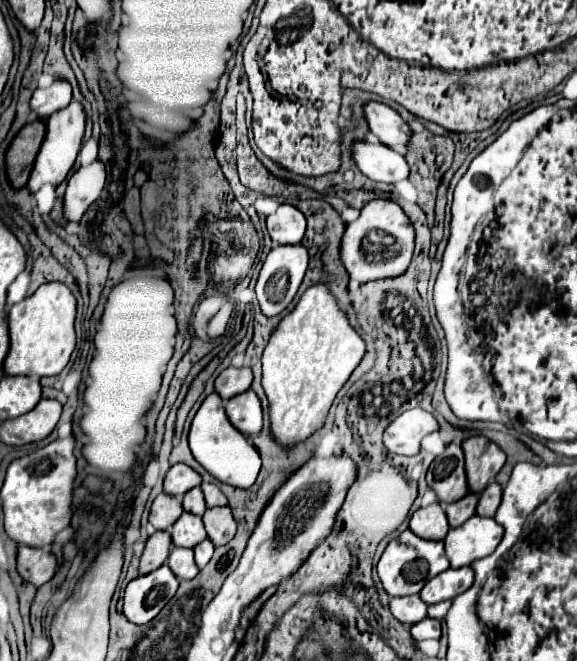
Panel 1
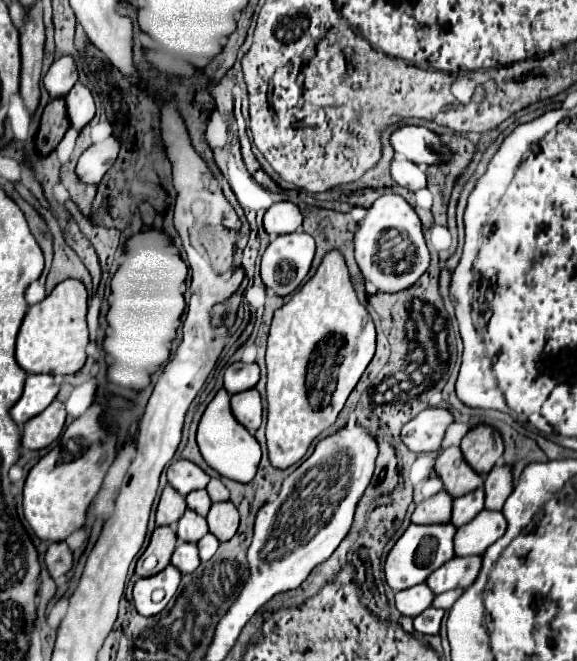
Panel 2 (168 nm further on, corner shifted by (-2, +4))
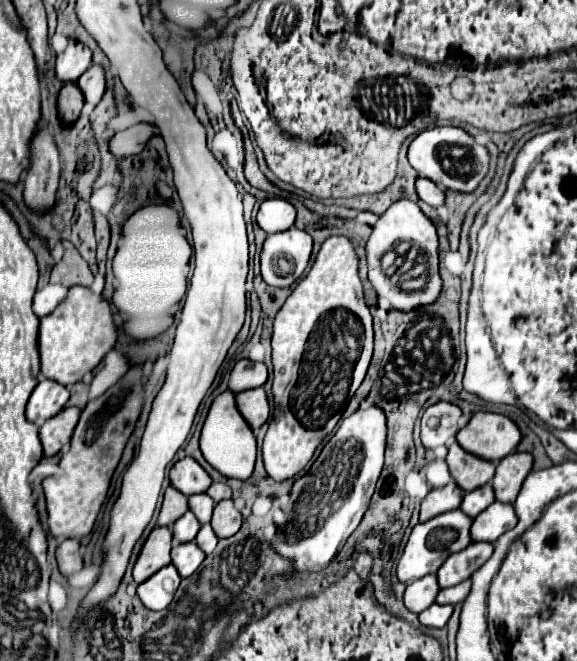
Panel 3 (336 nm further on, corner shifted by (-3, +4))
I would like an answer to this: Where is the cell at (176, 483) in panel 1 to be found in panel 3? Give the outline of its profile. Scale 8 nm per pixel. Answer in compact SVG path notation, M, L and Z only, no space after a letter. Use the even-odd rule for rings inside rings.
M182 457L172 465L170 481L184 495L208 491L208 487L212 485L210 475L192 457Z

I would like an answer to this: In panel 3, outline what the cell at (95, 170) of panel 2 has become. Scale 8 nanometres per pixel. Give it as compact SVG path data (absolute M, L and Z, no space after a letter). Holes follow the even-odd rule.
M148 123L128 127L128 129L112 135L112 139L108 141L108 149L114 157L136 155L144 149L144 145L152 133L156 133L156 129L154 129L154 125L148 125Z

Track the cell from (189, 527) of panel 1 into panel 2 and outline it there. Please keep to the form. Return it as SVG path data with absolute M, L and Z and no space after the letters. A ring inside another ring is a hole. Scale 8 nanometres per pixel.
M187 509L183 513L183 517L179 519L179 523L177 523L177 537L181 541L197 543L207 531L209 531L207 521L201 515L197 515L195 511L191 511L191 509Z

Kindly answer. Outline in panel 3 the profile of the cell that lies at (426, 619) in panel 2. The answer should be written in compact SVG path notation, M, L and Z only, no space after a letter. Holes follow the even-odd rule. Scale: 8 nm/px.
M434 603L428 609L424 609L418 615L418 619L420 619L420 623L424 627L444 627L448 623L452 611L454 611L452 605L438 605L438 603Z

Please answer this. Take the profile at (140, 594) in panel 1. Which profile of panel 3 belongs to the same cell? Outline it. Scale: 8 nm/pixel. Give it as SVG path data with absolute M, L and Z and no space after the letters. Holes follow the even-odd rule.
M174 565L162 567L150 579L138 585L138 597L150 611L162 611L174 599L174 593L180 585L182 577L178 575Z

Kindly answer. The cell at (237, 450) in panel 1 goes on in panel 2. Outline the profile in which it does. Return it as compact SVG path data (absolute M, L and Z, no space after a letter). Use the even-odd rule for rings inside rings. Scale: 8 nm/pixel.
M221 389L215 395L215 399L207 405L207 409L199 421L197 443L199 443L201 455L207 461L207 465L213 467L221 477L227 477L227 479L233 479L239 483L247 483L257 473L257 465L261 459L261 447L259 447L257 439L243 425L239 425L239 421L235 421L229 399L231 397L225 393L225 389Z

